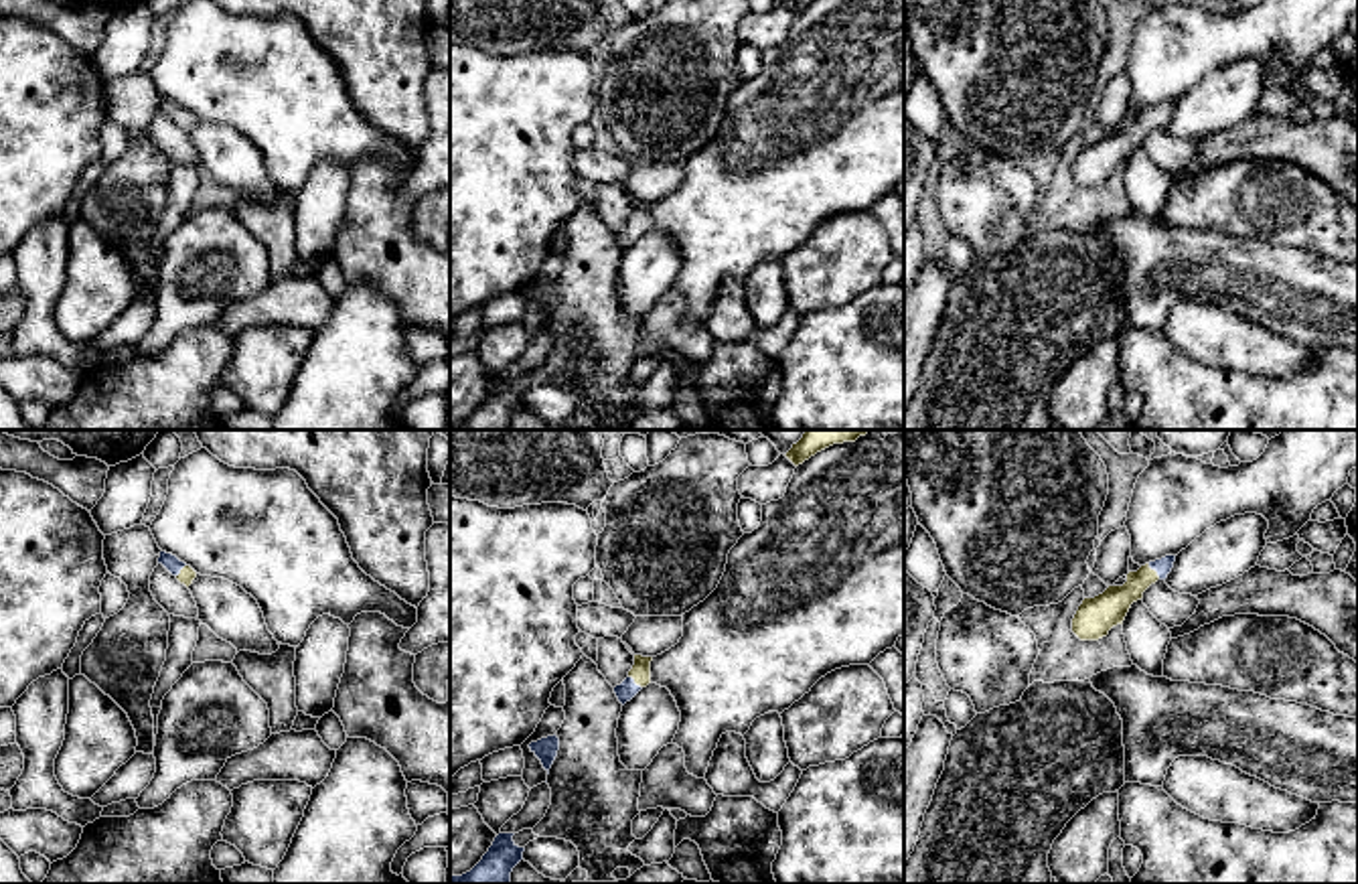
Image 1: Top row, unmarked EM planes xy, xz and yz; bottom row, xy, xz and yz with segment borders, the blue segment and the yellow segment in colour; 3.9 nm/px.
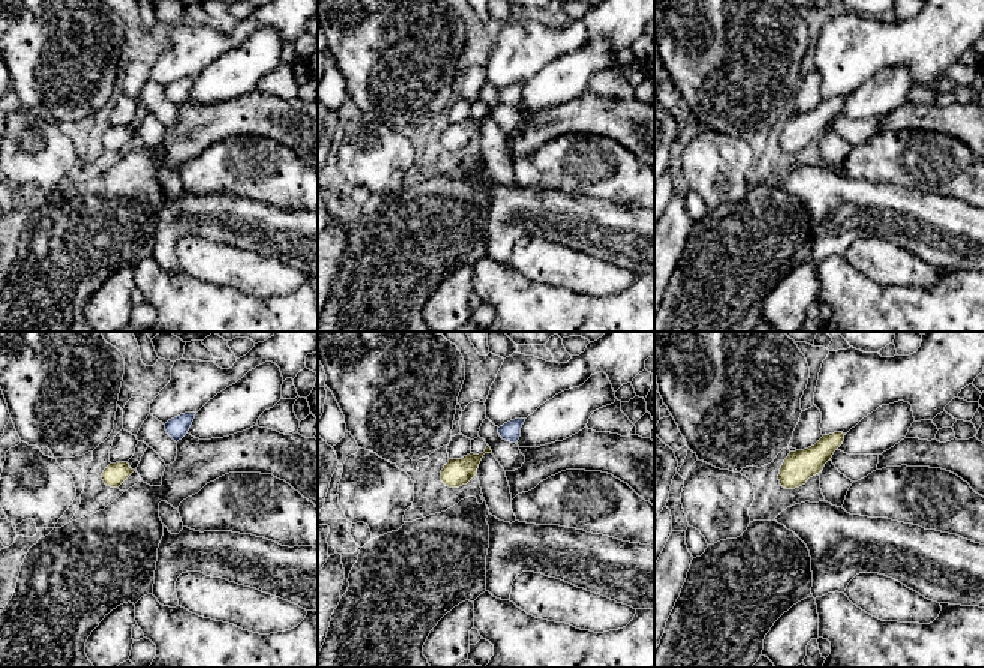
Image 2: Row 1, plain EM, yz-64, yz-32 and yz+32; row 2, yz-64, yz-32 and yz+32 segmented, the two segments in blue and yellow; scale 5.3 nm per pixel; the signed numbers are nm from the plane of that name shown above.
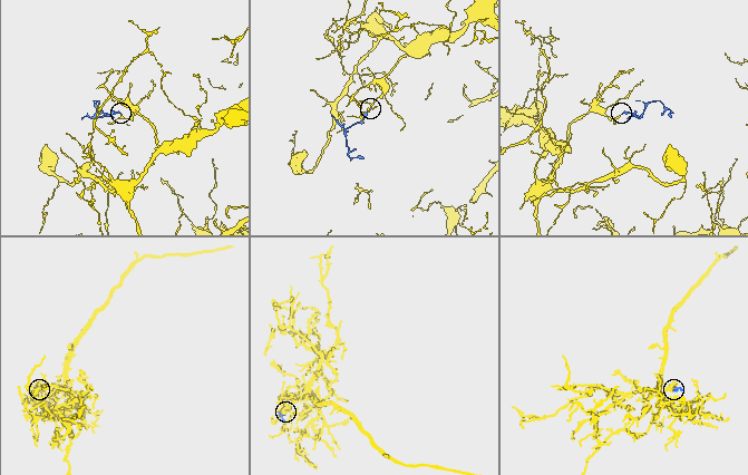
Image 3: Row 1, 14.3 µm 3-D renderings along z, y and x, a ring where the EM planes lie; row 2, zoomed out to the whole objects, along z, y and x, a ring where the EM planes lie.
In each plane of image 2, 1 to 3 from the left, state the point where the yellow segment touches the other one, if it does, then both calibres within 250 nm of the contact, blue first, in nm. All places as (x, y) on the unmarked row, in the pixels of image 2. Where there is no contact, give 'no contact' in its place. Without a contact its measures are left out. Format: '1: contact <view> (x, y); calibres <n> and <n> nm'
1: no contact
2: no contact
3: no contact

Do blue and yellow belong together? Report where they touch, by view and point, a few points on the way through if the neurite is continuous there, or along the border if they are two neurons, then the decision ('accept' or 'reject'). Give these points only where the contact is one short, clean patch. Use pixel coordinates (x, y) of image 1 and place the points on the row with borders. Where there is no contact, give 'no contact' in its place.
yz (1156, 570) | across yz (1162, 566), (1156, 570), (1146, 574), (1109, 609) | accept

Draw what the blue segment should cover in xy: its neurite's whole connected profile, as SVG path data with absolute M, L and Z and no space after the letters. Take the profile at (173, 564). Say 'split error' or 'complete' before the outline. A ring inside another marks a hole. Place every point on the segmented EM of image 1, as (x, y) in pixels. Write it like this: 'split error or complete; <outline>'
split error; M160 551L158 564L162 564L186 588L197 578L197 572L172 554Z

